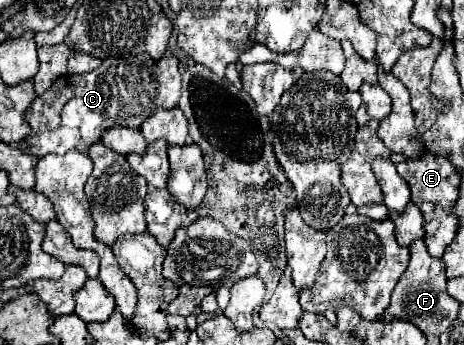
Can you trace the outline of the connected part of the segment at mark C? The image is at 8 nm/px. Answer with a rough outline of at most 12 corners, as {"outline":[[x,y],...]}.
{"outline":[[109,57],[27,109],[19,149],[87,153],[177,107],[179,59]]}

